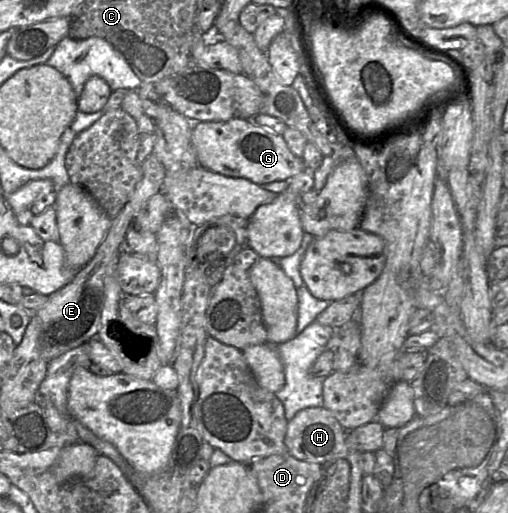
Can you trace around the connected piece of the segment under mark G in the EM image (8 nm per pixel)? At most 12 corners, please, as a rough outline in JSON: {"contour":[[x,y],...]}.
{"contour":[[251,119],[195,122],[200,166],[259,185],[307,169]]}

